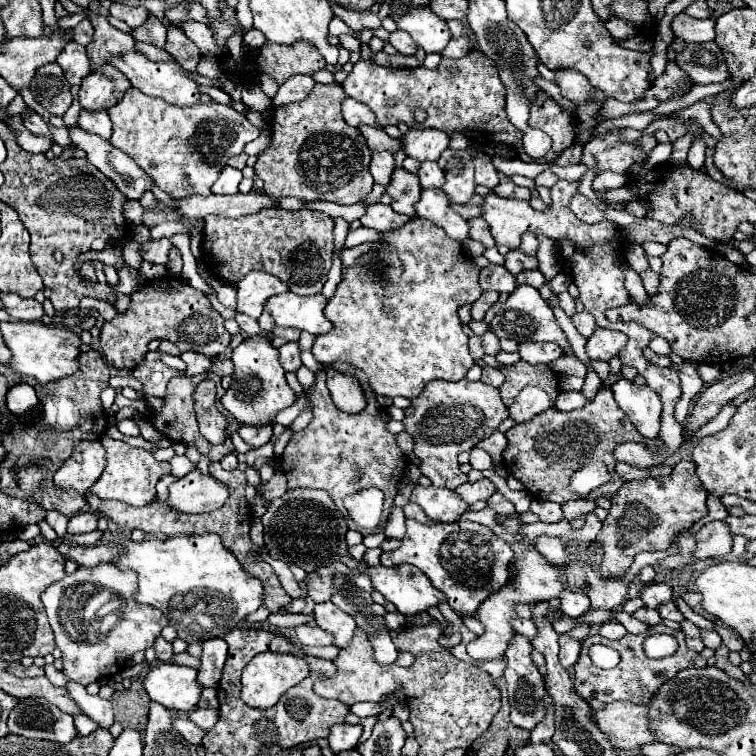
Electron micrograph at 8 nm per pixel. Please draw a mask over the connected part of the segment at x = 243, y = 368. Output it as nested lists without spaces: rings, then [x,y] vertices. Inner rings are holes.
[[[245,337],[239,347],[233,349],[233,363],[235,363],[235,373],[233,373],[233,383],[225,391],[221,403],[223,407],[241,423],[251,423],[251,425],[269,425],[273,423],[275,415],[295,403],[295,393],[289,389],[285,381],[285,371],[279,363],[279,351],[265,341],[263,337]],[[247,401],[249,409],[253,415],[259,417],[259,421],[247,421]]]

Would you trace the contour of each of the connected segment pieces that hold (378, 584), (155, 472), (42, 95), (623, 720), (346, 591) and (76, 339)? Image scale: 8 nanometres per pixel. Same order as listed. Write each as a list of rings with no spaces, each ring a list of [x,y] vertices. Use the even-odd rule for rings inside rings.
[[[413,565],[369,567],[367,575],[371,577],[373,587],[383,593],[385,599],[391,601],[405,617],[447,601],[447,597],[431,585],[429,577]]]
[[[101,437],[101,443],[107,451],[107,467],[103,471],[103,475],[95,481],[93,495],[101,497],[101,499],[117,499],[117,501],[125,501],[127,505],[133,507],[143,507],[147,503],[155,501],[155,485],[163,475],[171,473],[171,465],[169,461],[157,461],[153,457],[151,451],[145,449],[137,449],[127,445],[125,441],[115,441],[109,437]]]
[[[47,63],[39,67],[29,89],[39,105],[57,117],[63,117],[73,103],[71,85],[65,83],[65,77],[61,75],[61,67],[57,67],[57,63]]]
[[[613,701],[603,709],[593,711],[591,717],[613,747],[639,749],[641,745],[655,741],[649,731],[649,721],[645,719],[645,705]]]
[[[341,575],[341,577],[333,577],[331,601],[339,609],[355,617],[357,627],[363,629],[365,635],[369,637],[369,643],[373,647],[373,657],[379,665],[391,665],[397,659],[397,647],[383,619],[385,609],[371,599],[371,593],[361,591],[359,587],[353,585],[353,581],[347,575]]]
[[[7,321],[1,323],[1,333],[5,339],[5,345],[11,349],[13,359],[11,367],[17,373],[31,375],[39,383],[51,383],[61,377],[69,377],[79,369],[79,353],[81,353],[81,337],[73,333],[71,329],[65,327],[55,327],[55,325],[45,325],[41,321],[35,323],[25,323],[25,321]]]

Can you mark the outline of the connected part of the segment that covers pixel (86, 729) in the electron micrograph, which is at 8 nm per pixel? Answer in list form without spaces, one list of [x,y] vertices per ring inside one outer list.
[[[83,714],[74,716],[74,724],[78,735],[81,736],[87,736],[99,727],[96,722]]]

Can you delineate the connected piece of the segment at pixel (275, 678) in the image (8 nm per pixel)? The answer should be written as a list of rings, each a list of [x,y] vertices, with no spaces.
[[[259,653],[251,659],[251,663],[243,669],[243,689],[241,699],[249,707],[257,709],[269,709],[273,707],[279,697],[293,685],[297,685],[310,674],[306,661],[301,657],[295,657],[291,653]]]

